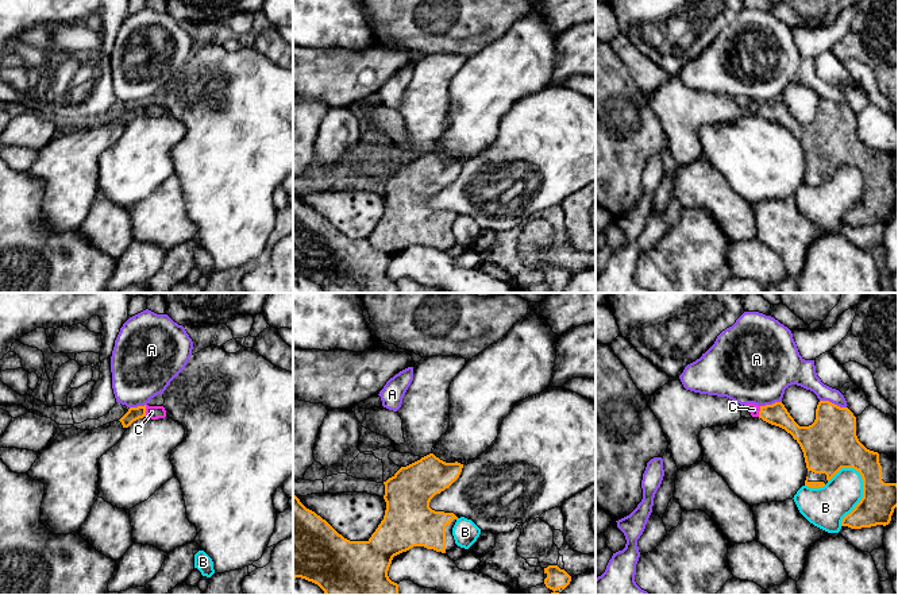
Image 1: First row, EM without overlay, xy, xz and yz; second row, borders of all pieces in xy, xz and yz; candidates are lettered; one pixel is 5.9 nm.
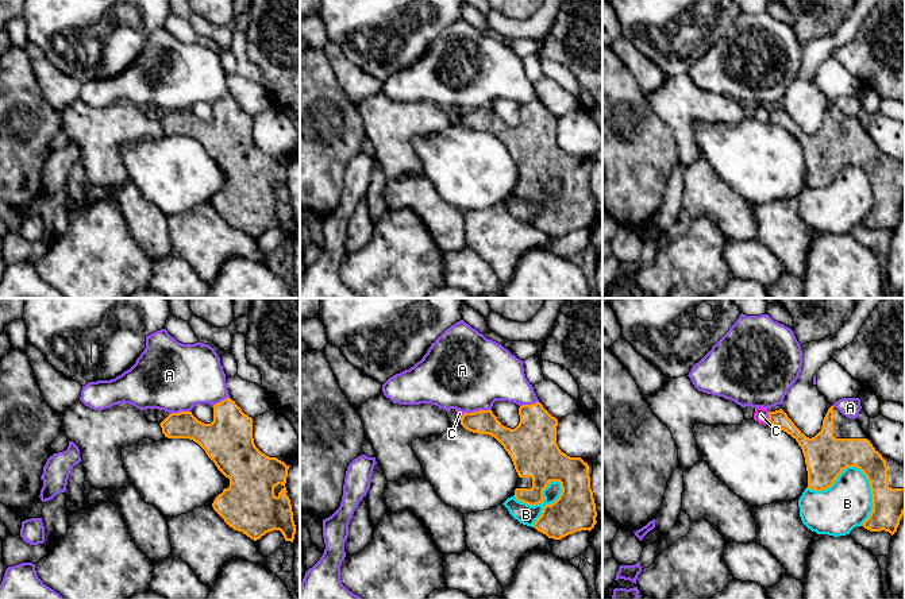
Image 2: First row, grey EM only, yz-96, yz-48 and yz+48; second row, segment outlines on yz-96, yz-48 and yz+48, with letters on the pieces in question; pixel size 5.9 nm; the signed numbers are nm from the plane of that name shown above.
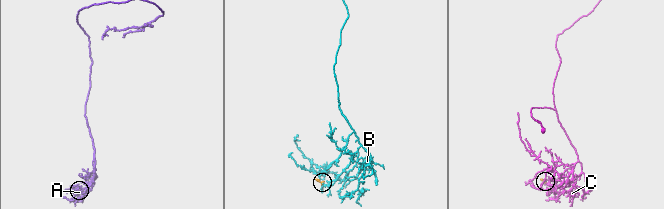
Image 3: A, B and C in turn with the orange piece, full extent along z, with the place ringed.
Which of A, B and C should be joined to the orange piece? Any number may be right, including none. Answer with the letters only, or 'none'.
none

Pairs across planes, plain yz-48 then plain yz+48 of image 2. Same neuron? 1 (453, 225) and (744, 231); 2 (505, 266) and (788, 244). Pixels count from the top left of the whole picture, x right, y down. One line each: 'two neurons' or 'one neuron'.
1: one neuron
2: one neuron

